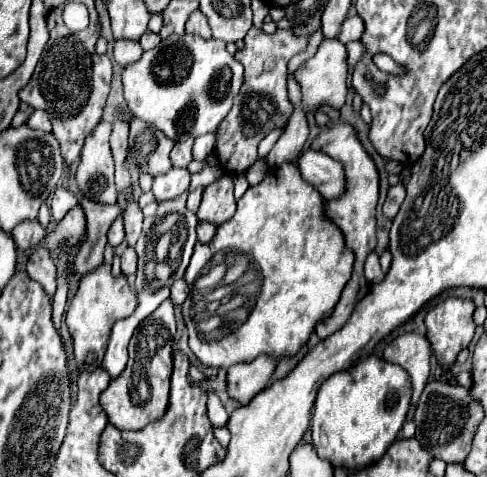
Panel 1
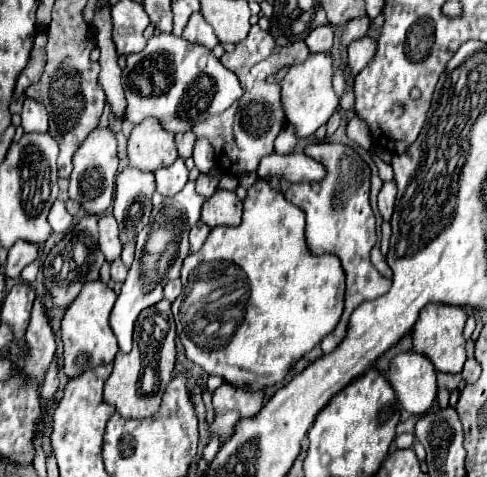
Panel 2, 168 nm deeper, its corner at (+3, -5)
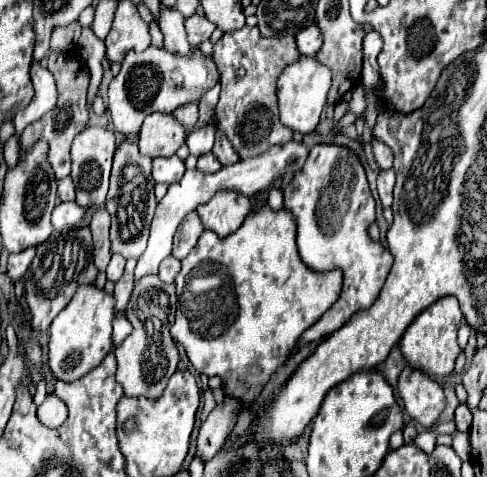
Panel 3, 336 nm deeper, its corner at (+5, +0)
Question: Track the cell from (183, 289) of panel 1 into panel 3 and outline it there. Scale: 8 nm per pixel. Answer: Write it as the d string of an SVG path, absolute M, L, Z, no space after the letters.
M167 256L161 262L161 266L159 266L159 278L161 278L161 282L175 282L175 274L179 272L179 266L181 266L181 262L177 258Z

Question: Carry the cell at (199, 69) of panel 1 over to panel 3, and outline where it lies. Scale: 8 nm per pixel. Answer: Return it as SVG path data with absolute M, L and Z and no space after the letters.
M149 46L143 52L127 52L121 72L109 84L109 112L117 132L125 136L137 136L141 124L151 112L171 114L175 108L187 102L199 102L199 98L219 82L217 66L195 50L191 58L179 58L163 48Z

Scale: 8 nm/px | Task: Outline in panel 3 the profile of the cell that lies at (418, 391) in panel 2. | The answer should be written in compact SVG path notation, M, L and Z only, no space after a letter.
M407 366L399 376L399 394L409 416L425 428L431 428L439 420L447 404L443 388L429 374L411 366Z

